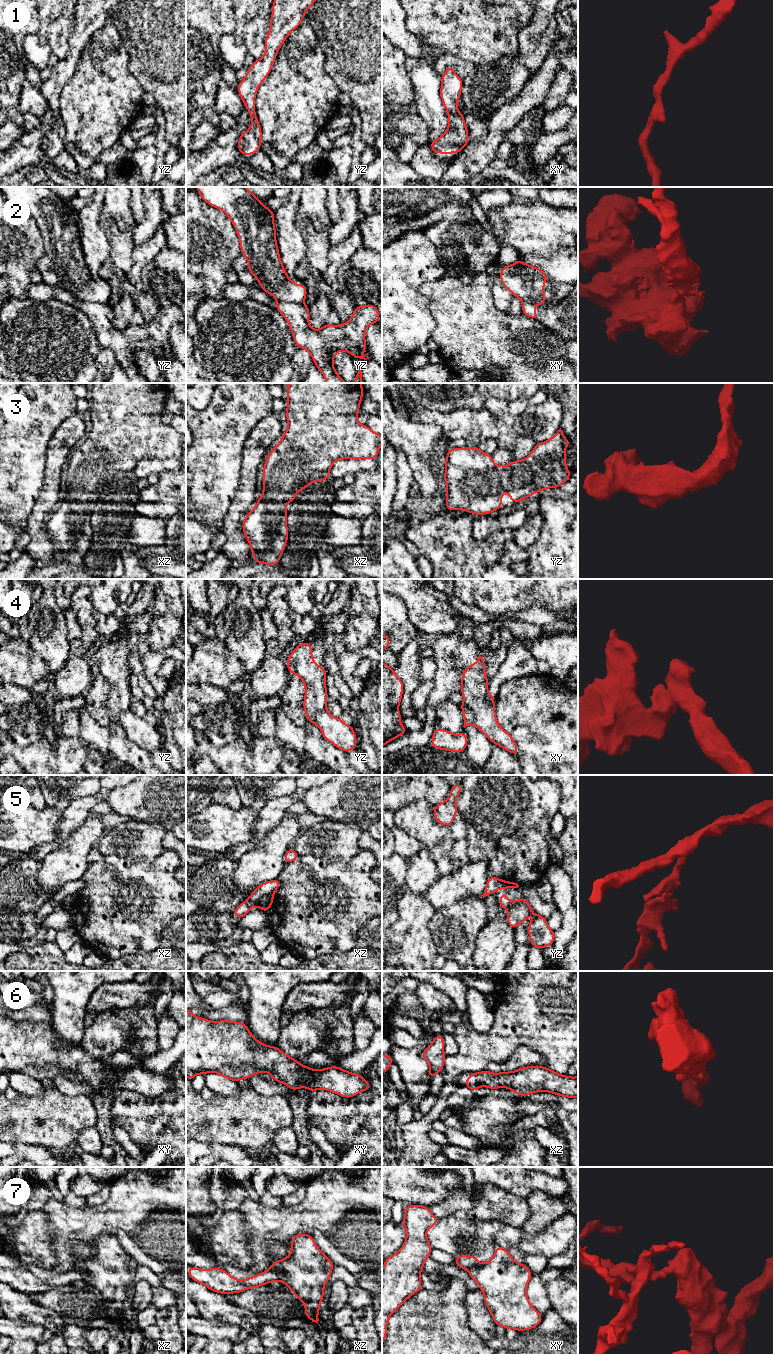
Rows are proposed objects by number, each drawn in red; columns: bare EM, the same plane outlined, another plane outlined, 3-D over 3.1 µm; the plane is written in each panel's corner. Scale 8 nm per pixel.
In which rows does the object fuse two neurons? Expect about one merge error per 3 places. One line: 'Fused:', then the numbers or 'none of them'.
Fused: 2, 4, 5, 7

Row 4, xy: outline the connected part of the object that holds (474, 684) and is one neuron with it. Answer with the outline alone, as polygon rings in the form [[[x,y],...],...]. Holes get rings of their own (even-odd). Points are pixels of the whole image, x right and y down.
[[[479,655],[477,662],[463,671],[460,690],[464,697],[463,703],[474,713],[474,725],[493,744],[516,756],[518,747],[515,740],[496,719],[494,695],[488,693],[489,680],[485,674],[485,664]]]

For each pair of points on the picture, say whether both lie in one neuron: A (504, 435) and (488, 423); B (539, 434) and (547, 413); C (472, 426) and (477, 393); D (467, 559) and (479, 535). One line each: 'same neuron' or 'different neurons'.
A: different neurons
B: same neuron
C: different neurons
D: different neurons

